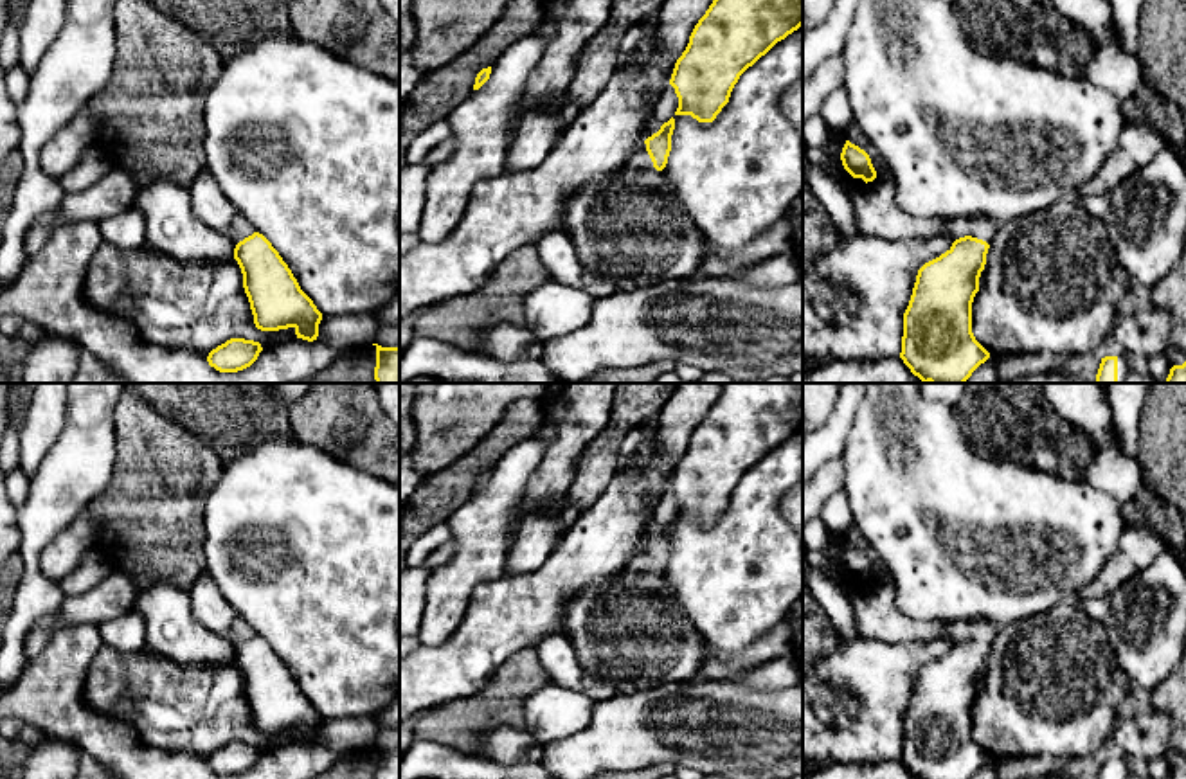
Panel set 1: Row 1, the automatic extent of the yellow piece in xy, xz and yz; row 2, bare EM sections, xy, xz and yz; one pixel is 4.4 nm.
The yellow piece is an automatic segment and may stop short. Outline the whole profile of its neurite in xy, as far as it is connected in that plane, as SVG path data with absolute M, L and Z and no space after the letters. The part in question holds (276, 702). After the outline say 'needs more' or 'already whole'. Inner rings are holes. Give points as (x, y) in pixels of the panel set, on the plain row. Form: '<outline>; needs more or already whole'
M241 617L234 619L223 637L236 648L234 662L243 676L256 730L261 734L293 730L297 741L317 743L322 716L301 693L272 646Z; needs more

